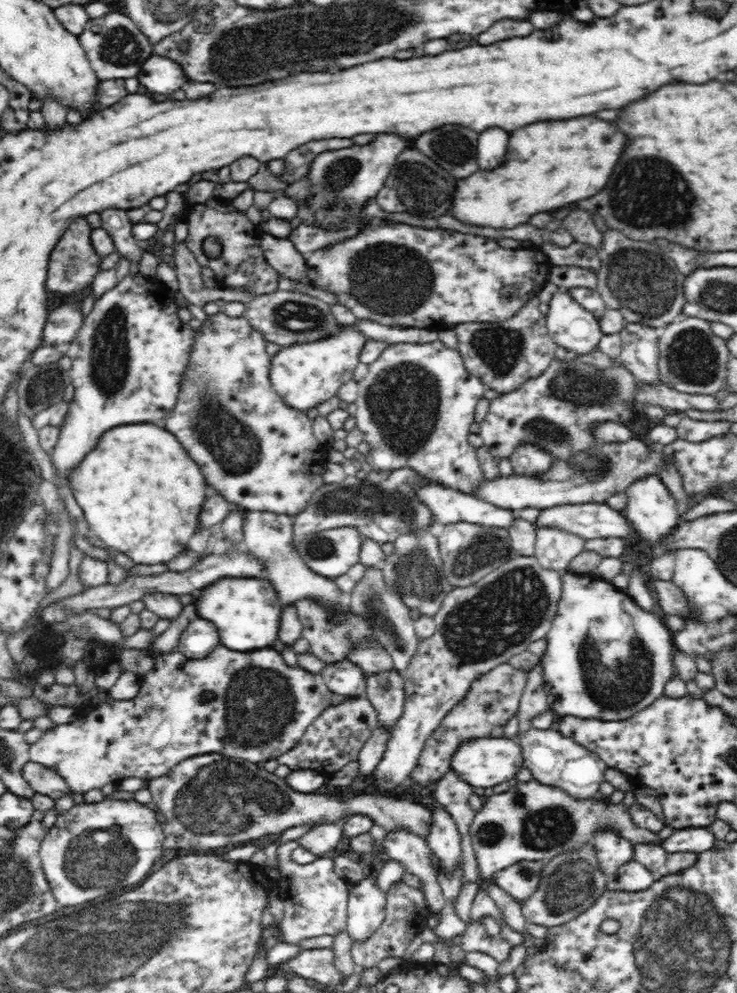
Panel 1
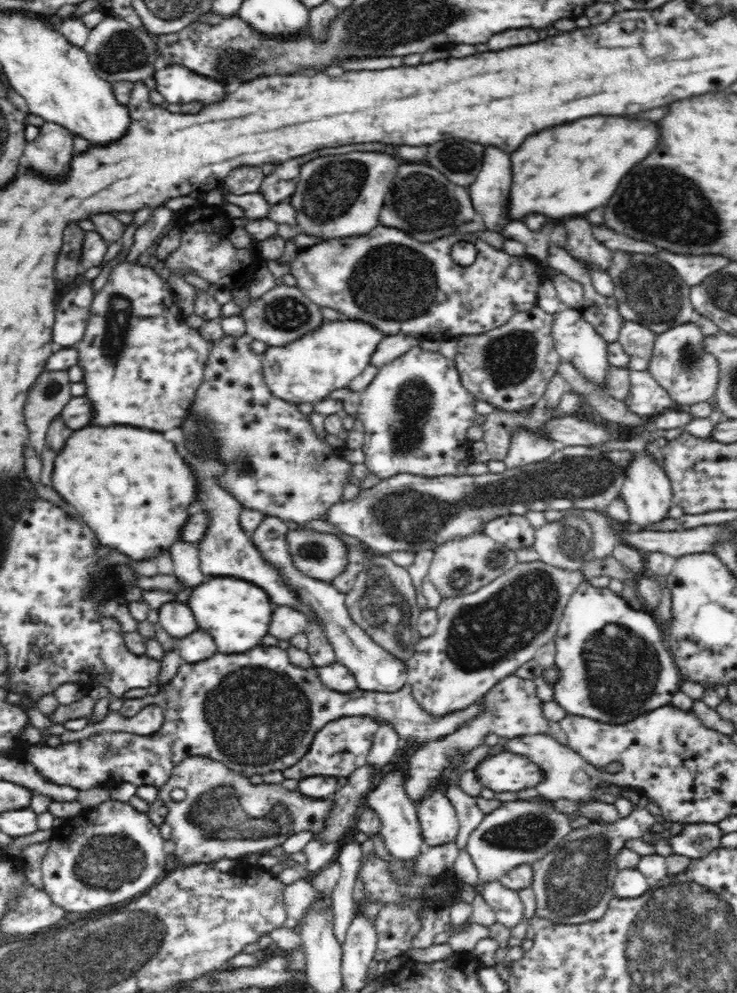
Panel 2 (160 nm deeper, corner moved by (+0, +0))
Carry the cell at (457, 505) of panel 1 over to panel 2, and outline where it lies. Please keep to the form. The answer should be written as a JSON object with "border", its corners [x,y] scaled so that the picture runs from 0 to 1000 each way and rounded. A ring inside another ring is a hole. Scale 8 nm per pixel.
{"border":[[[711,519],[678,520],[661,527],[655,536],[697,556],[722,551],[726,546],[726,532]]]}

